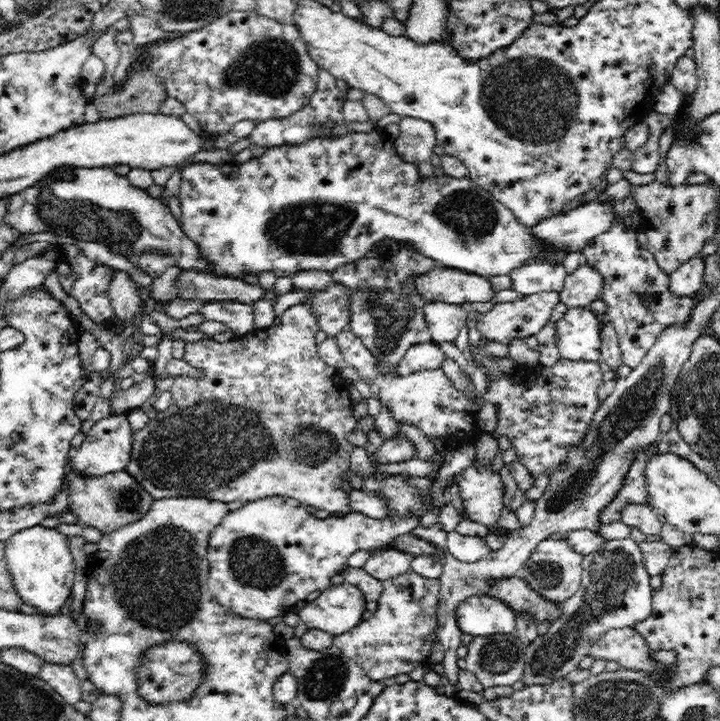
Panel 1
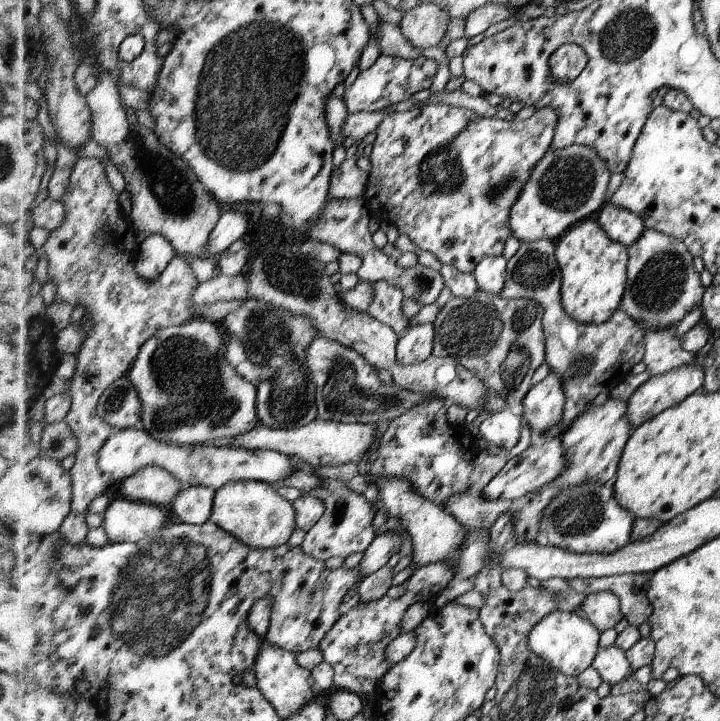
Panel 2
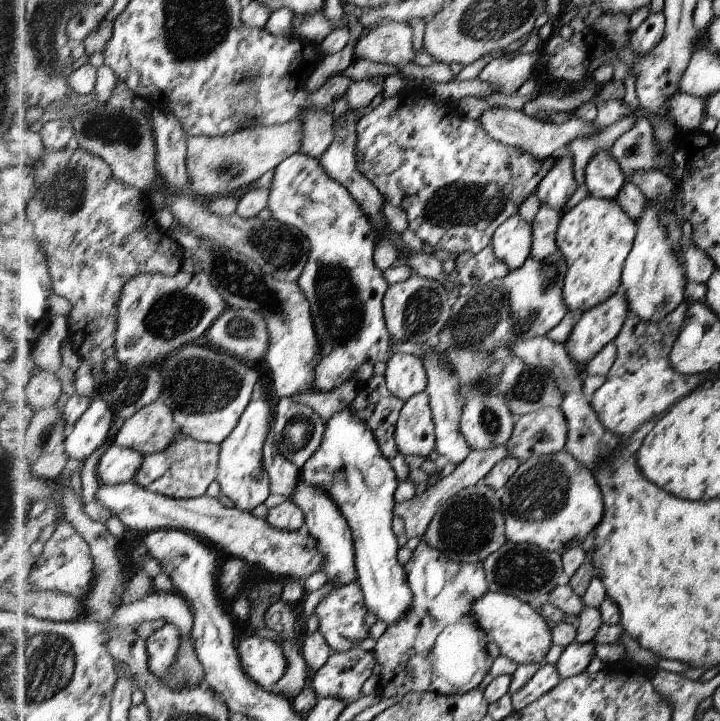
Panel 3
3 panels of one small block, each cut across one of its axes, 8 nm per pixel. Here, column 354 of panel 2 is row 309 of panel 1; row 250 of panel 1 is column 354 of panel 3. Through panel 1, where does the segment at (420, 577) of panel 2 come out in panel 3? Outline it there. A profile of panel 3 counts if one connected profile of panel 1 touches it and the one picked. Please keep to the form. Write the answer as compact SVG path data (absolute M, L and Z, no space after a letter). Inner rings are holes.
M357 581L334 589L317 604L314 613L319 618L319 631L326 637L332 654L352 651L369 637L370 627L364 621L368 612L365 604L362 588Z

